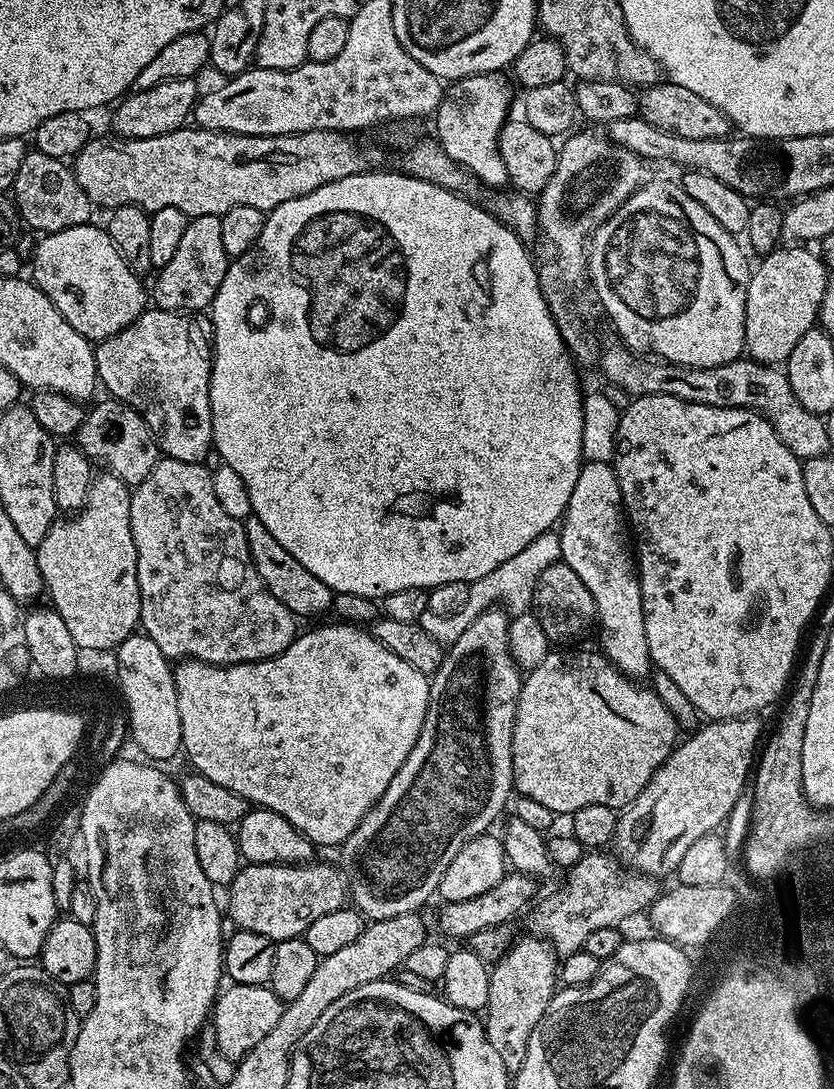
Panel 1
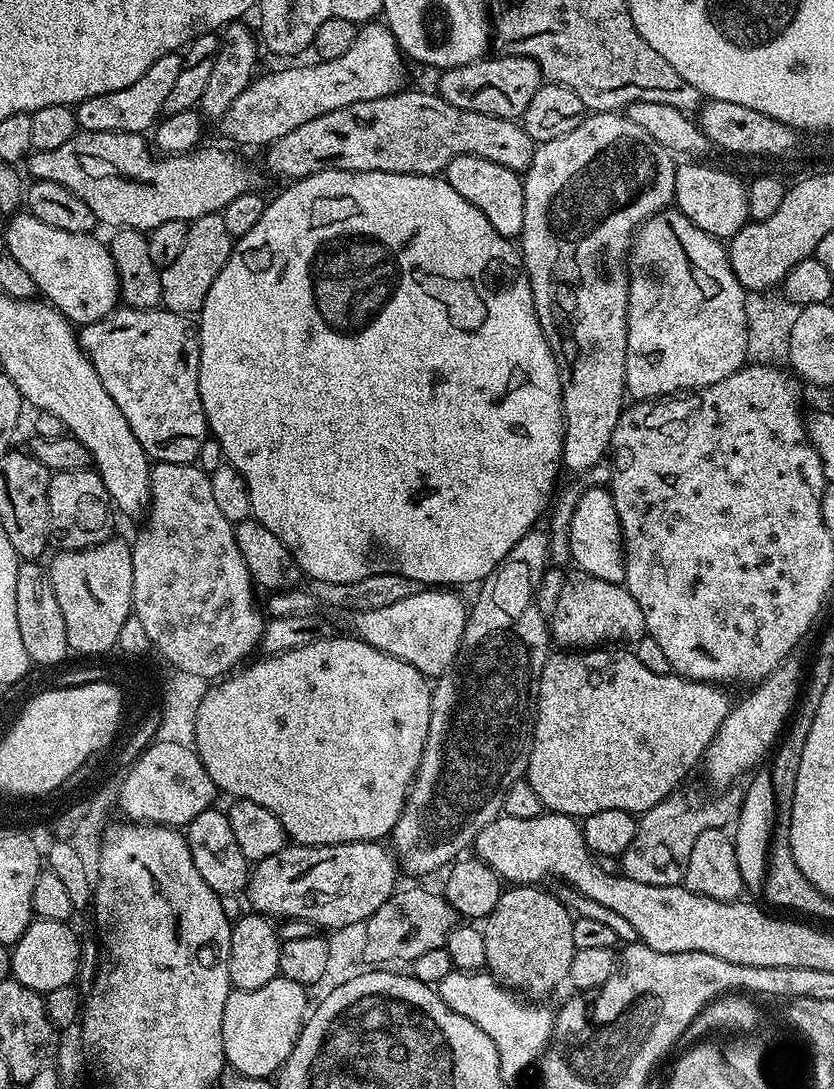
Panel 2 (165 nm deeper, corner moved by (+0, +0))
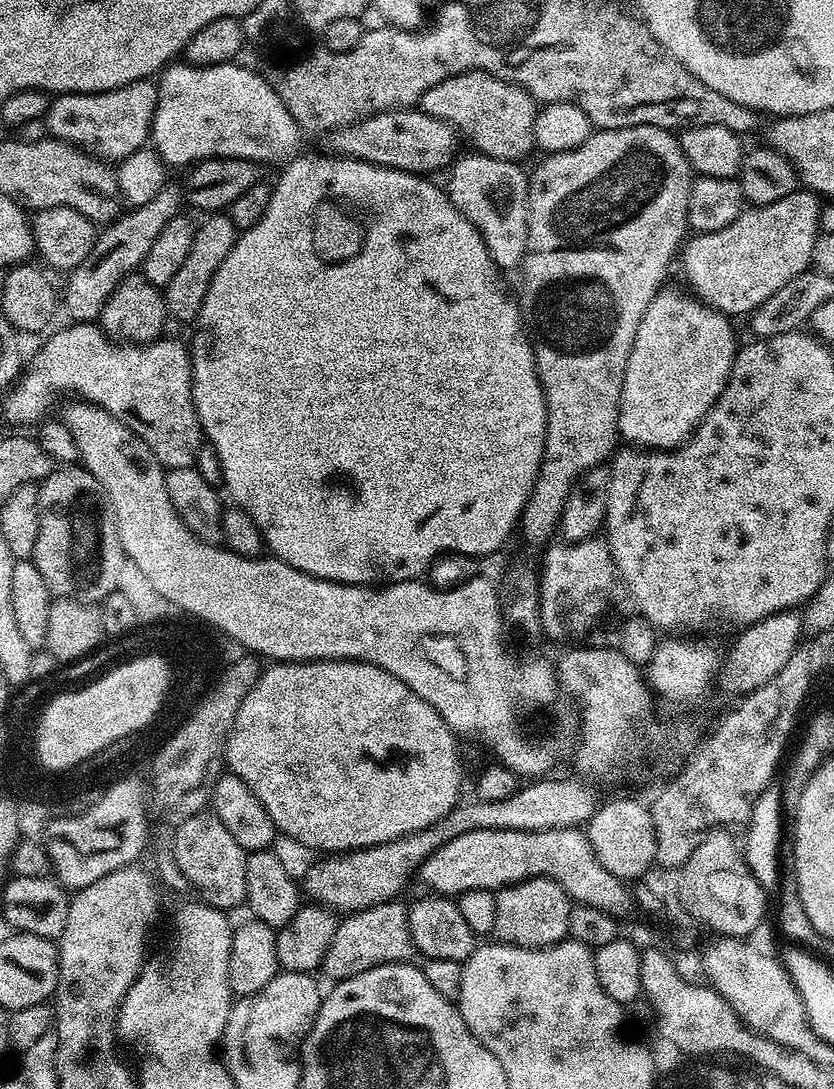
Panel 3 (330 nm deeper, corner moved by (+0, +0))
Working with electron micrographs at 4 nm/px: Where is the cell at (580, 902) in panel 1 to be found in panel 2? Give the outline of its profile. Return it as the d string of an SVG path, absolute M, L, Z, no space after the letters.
M729 786L717 791L716 796L703 796L700 792L677 790L658 802L650 811L639 813L634 842L619 857L619 871L634 882L646 882L650 886L680 884L684 878L686 862L690 862L690 849L694 847L702 830L724 828L728 820L728 808L736 810L743 801L739 787Z

